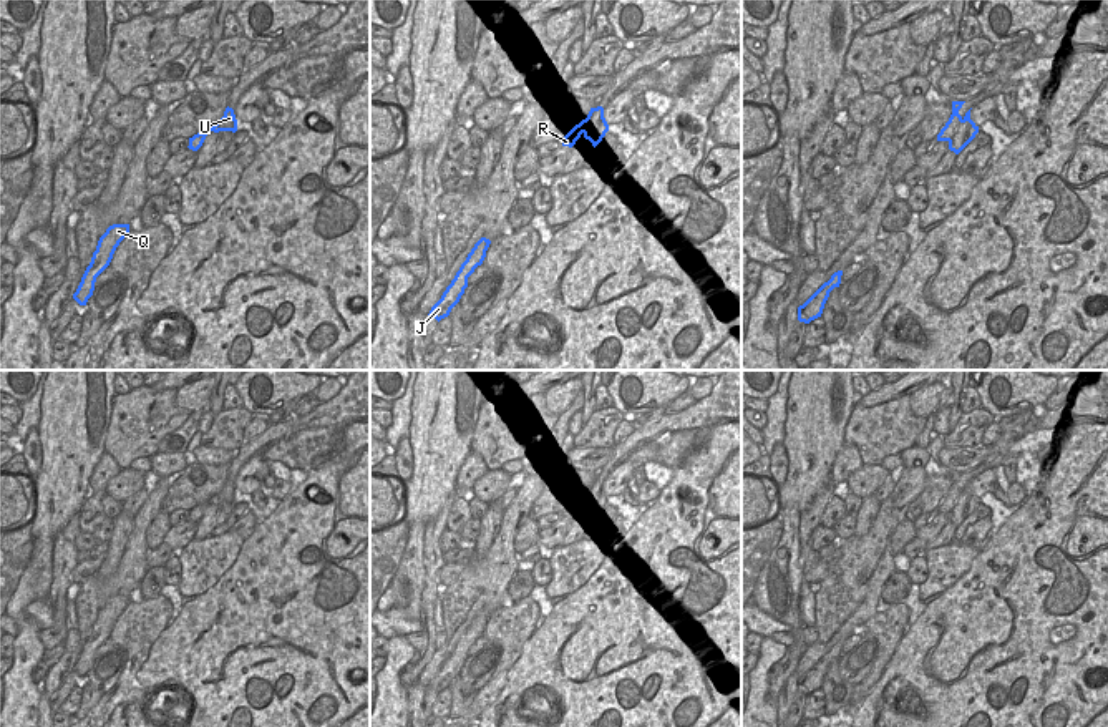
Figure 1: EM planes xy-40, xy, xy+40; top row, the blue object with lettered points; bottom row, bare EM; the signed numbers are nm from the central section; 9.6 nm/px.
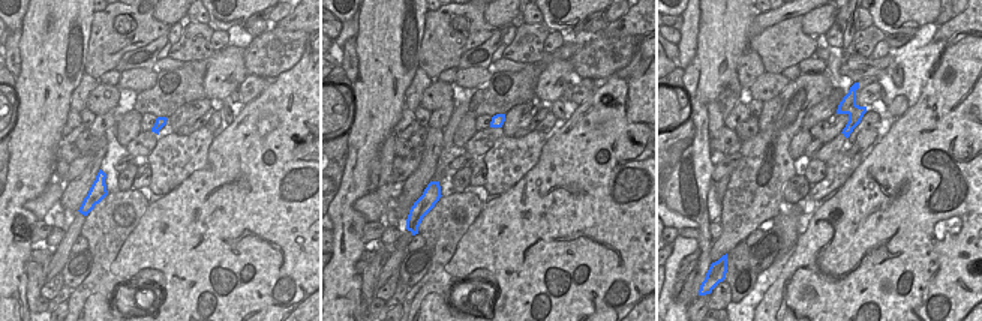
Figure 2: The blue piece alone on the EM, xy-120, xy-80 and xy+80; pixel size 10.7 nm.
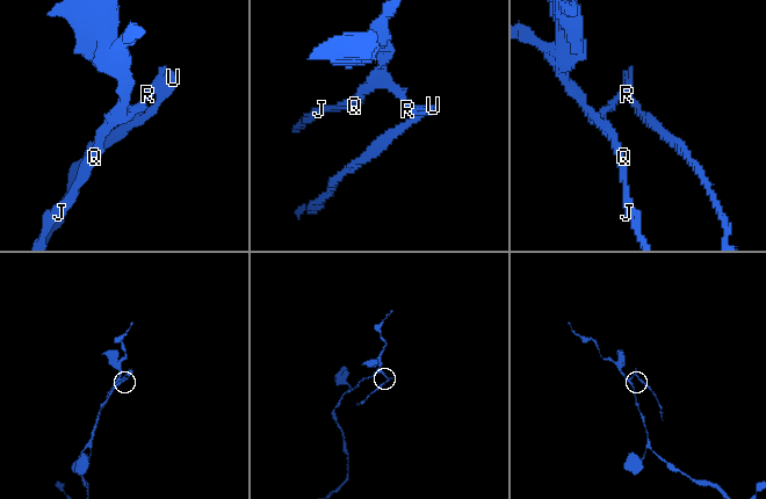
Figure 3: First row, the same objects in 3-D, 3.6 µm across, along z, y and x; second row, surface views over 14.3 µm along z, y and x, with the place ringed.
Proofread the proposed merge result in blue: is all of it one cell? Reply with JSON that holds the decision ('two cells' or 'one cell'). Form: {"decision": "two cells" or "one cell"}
{"decision": "two cells"}

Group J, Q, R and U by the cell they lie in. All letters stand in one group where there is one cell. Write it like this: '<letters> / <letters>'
J Q R / U

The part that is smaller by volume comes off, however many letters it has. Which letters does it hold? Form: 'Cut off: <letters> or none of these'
Cut off: U

